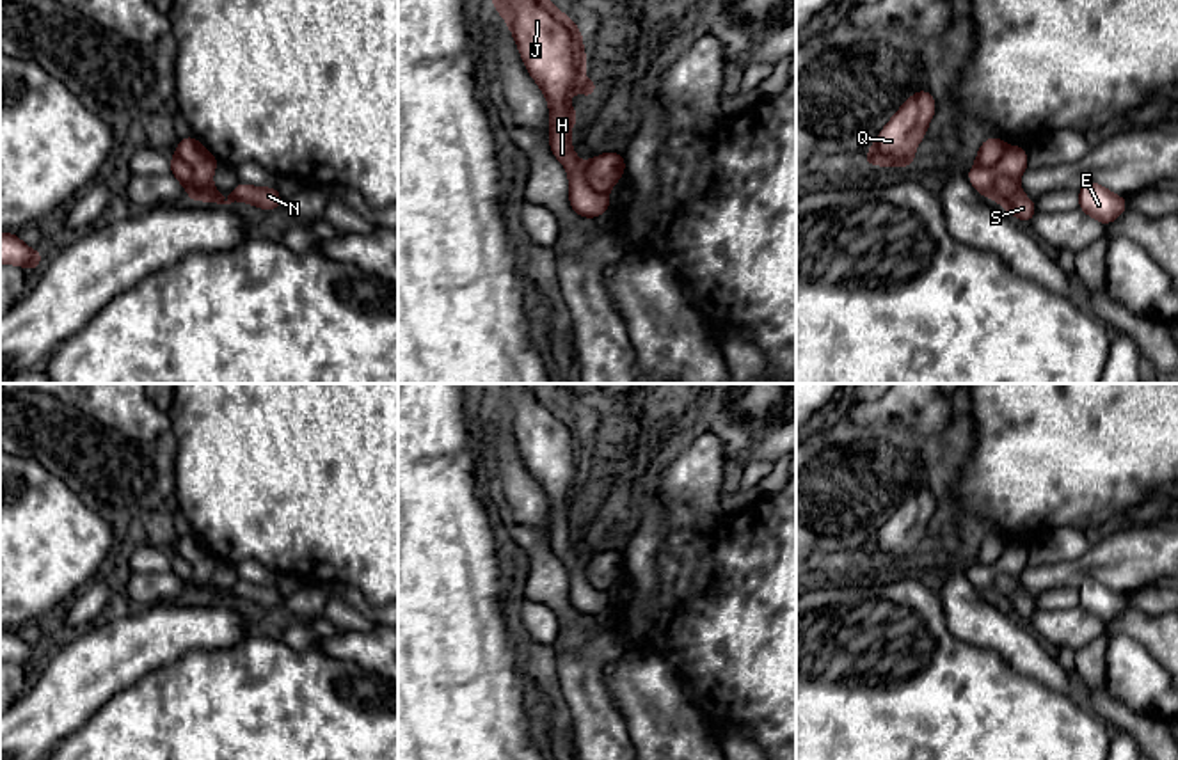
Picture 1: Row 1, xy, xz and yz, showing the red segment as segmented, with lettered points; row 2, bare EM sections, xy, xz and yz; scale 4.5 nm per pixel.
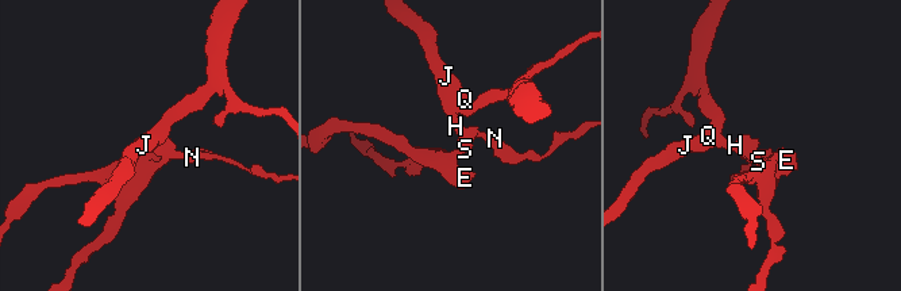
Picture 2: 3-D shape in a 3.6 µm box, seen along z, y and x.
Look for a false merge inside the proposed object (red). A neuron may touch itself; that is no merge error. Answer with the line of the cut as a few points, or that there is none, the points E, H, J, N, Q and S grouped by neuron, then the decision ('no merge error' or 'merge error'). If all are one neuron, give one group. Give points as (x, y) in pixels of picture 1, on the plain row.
cut xy (176, 551), (191, 565), (196, 581), (210, 581); groups E S / H J N Q; merge error

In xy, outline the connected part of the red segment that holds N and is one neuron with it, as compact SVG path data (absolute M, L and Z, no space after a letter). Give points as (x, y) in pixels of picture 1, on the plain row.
M171 552L171 572L185 584L187 591L195 591L203 595L206 600L231 602L235 598L242 598L245 602L254 602L267 609L283 604L277 582L270 586L259 586L249 581L236 581L236 584L229 591L229 597L226 598L211 581L195 582L192 575L192 565L178 552Z

